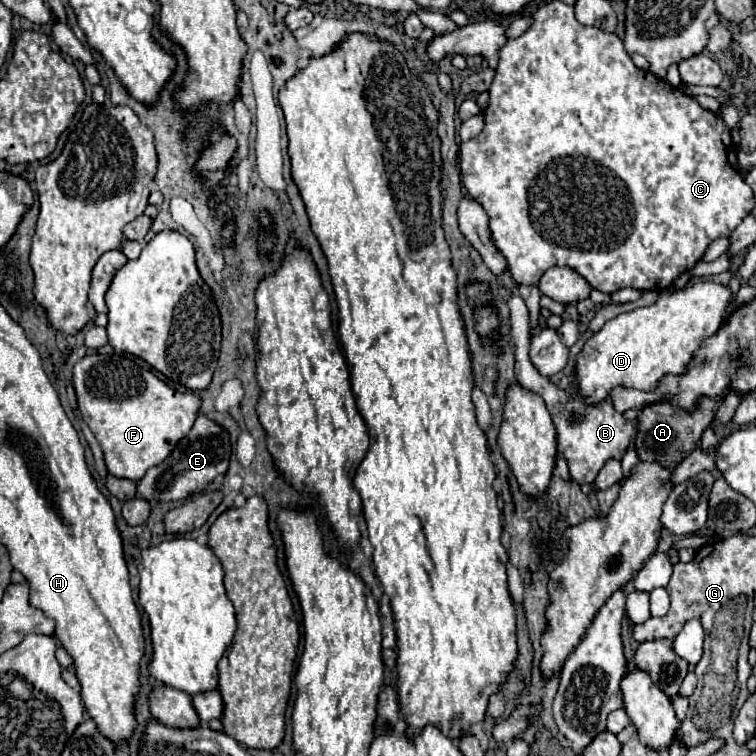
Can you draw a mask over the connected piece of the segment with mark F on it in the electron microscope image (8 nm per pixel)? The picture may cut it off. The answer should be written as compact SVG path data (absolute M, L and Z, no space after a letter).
M84 356L72 370L72 386L82 420L104 452L108 474L136 482L150 466L168 458L172 448L188 434L200 408L196 394L174 392L142 360L132 356Z

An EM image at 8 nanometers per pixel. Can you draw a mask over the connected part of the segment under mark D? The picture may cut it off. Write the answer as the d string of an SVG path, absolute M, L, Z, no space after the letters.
M696 282L676 292L660 292L656 304L636 308L606 322L600 332L586 340L582 352L574 360L574 378L578 394L586 406L598 406L608 400L616 386L654 392L662 378L680 376L702 342L718 332L722 314L732 294L726 286L714 282Z

